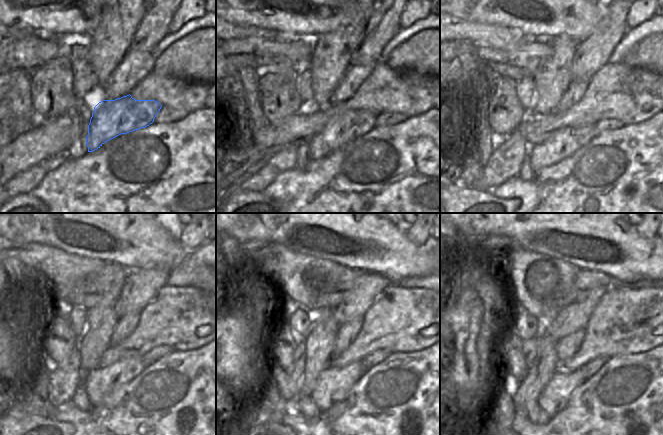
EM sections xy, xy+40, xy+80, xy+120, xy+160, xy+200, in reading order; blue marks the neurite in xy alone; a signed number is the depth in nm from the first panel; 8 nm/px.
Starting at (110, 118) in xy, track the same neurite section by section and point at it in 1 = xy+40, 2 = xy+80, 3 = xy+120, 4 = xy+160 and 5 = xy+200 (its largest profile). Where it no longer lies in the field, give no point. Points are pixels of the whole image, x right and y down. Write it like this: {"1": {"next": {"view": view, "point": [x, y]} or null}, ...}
{"1": {"next": {"view": "xy+40", "point": [351, 124]}}, "2": {"next": {"view": "xy+80", "point": [566, 141]}}, "3": {"next": {"view": "xy+120", "point": [98, 383]}}, "4": {"next": {"view": "xy+160", "point": [334, 383]}}, "5": {"next": {"view": "xy+200", "point": [554, 398]}}}

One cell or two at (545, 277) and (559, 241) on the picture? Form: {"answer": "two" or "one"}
{"answer": "two"}

